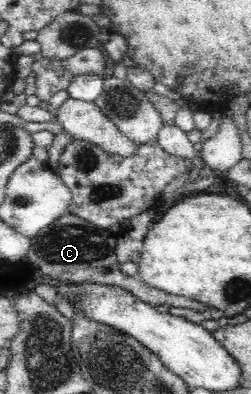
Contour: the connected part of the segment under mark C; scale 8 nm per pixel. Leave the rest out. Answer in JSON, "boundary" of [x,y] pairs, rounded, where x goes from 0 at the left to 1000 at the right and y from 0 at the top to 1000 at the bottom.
{"boundary":[[[255,538],[211,569],[167,579],[147,596],[120,607],[120,629],[88,657],[139,675],[147,698],[171,698],[171,703],[267,718],[267,723],[378,718],[466,726],[610,779],[657,772],[657,777],[677,777],[685,789],[781,787],[809,799],[817,812],[869,815],[873,807],[888,807],[892,797],[869,782],[825,777],[733,751],[649,741],[570,721],[546,701],[522,703],[490,695],[482,668],[458,645],[462,602],[462,594],[426,581],[378,574],[367,563],[319,556],[279,538]]]}

